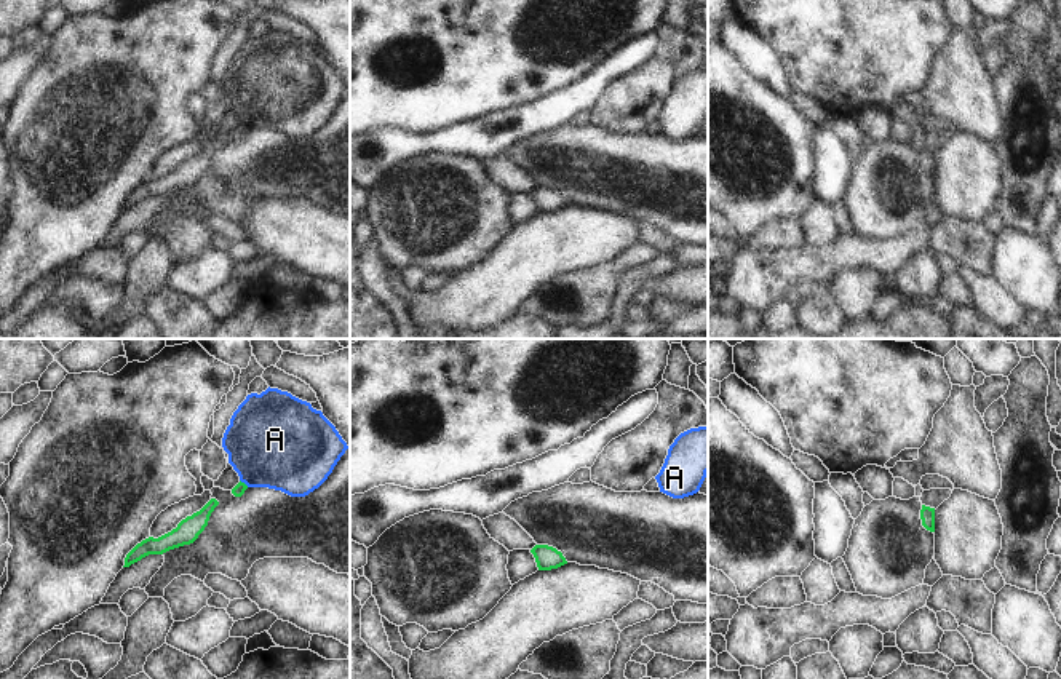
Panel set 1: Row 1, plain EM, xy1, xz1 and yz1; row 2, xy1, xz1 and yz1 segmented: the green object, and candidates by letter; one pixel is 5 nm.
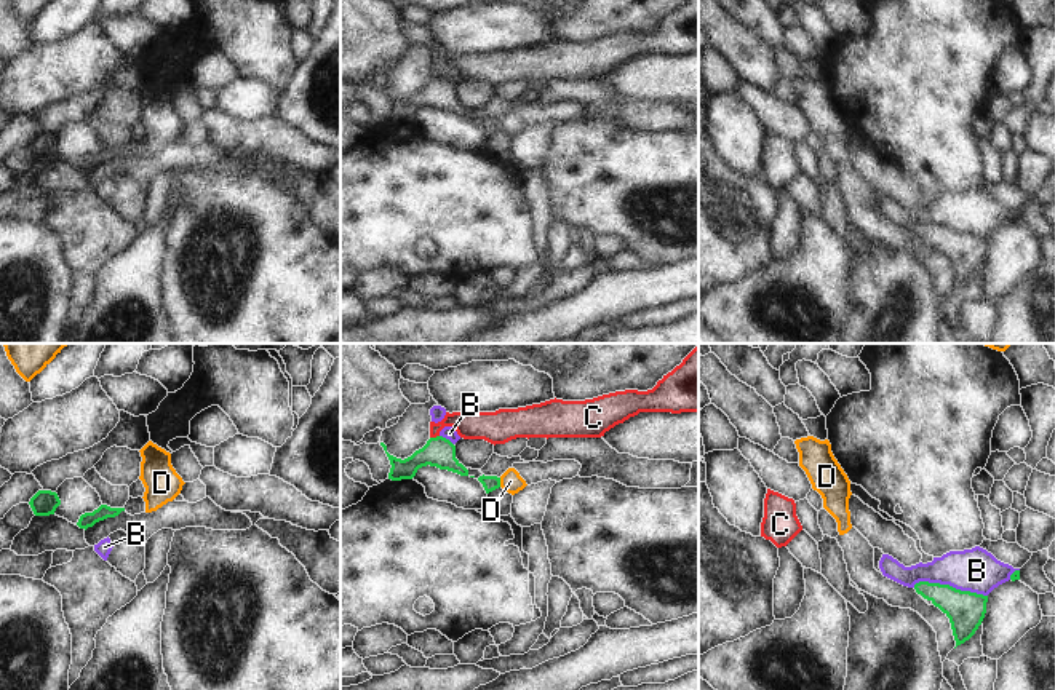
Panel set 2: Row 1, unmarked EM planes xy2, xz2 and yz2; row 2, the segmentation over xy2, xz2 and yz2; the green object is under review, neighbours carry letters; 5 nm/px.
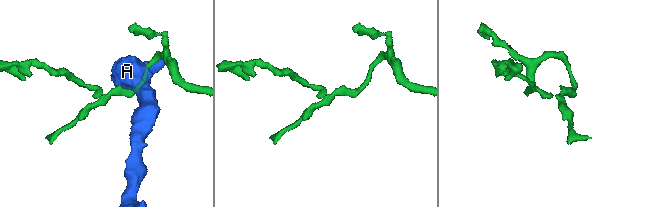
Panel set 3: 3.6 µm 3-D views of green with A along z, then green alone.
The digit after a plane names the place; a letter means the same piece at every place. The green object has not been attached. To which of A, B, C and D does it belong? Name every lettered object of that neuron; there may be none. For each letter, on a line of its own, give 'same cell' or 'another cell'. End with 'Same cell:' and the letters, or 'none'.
A: another cell
B: another cell
C: another cell
D: another cell
Same cell: none

